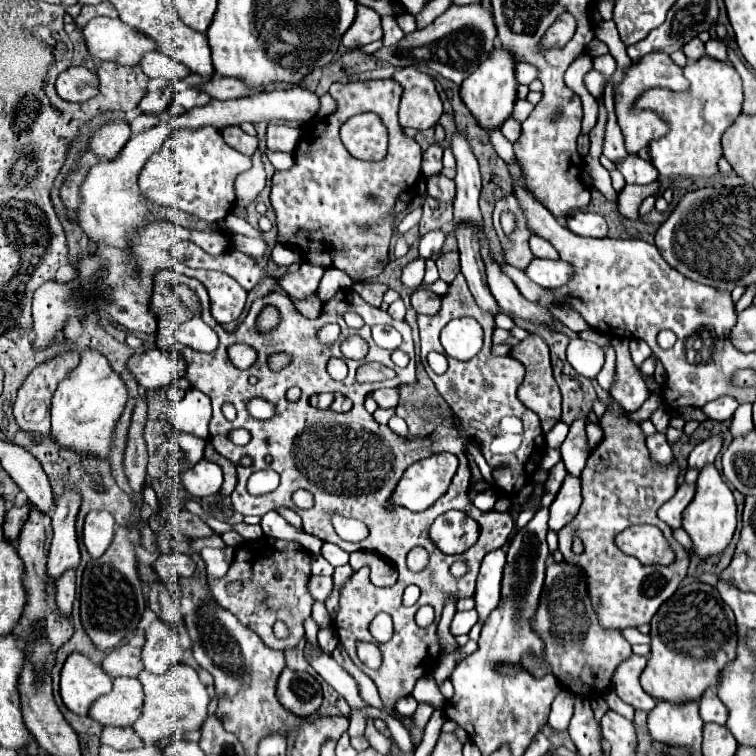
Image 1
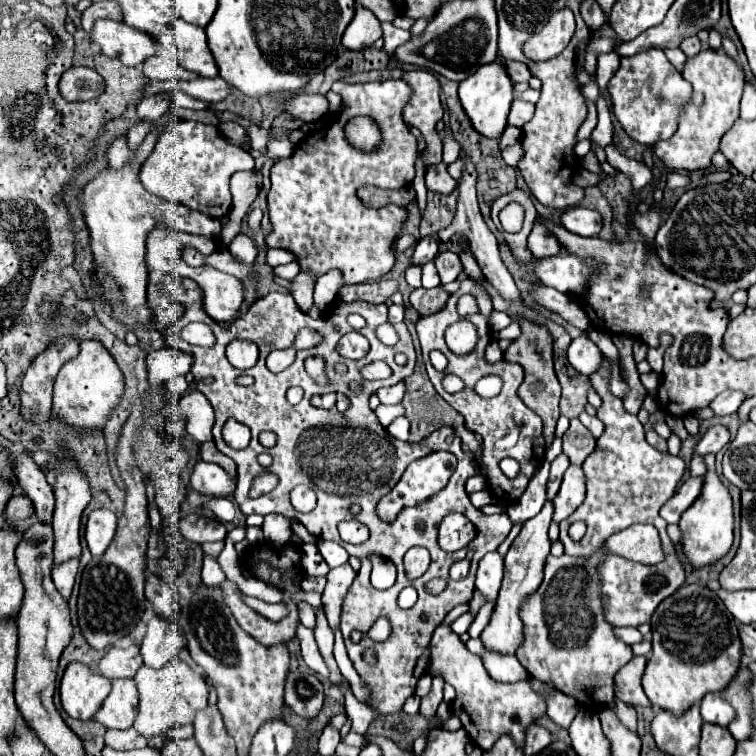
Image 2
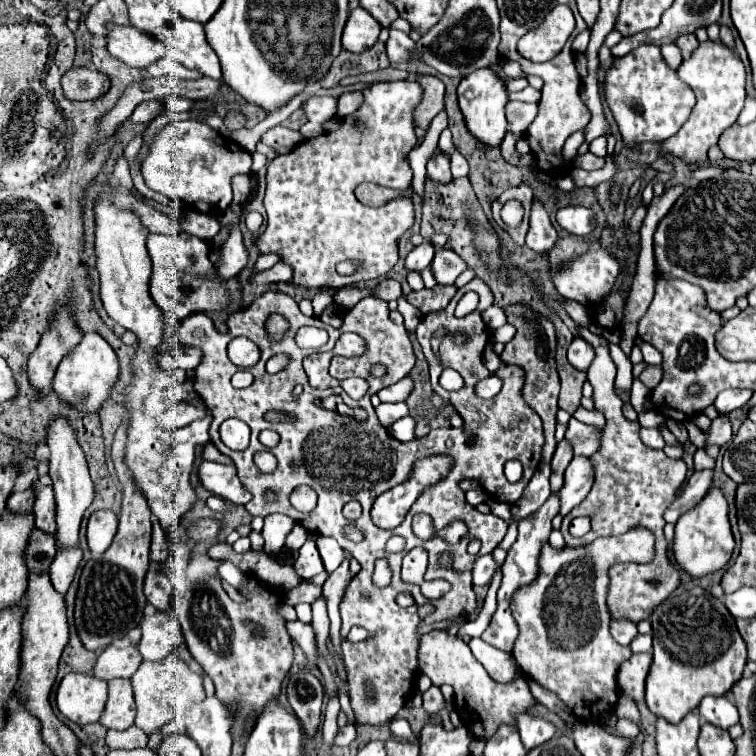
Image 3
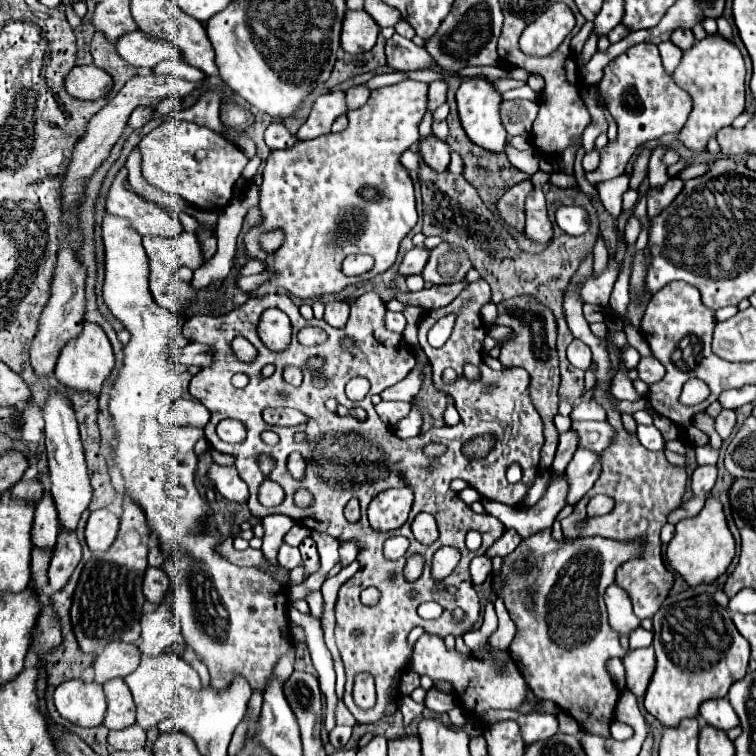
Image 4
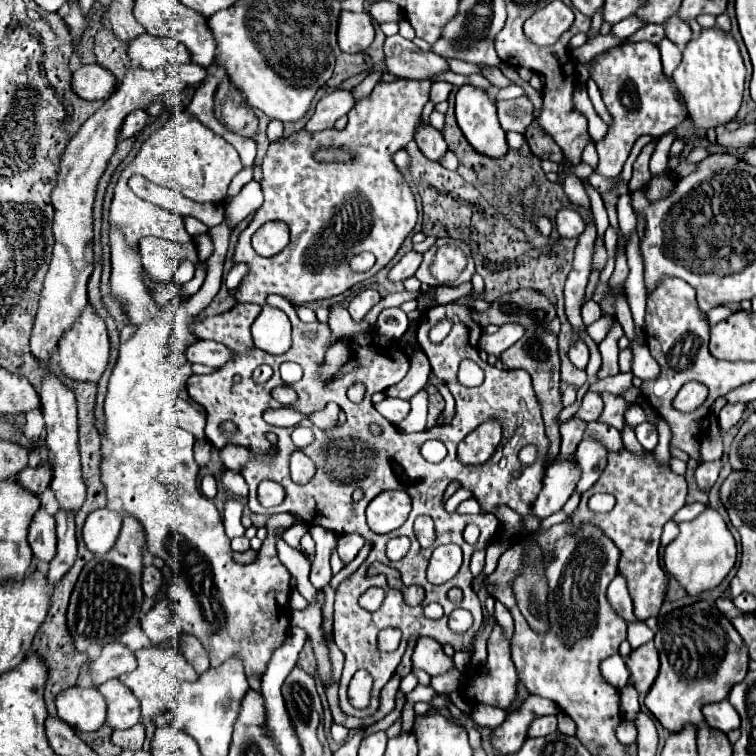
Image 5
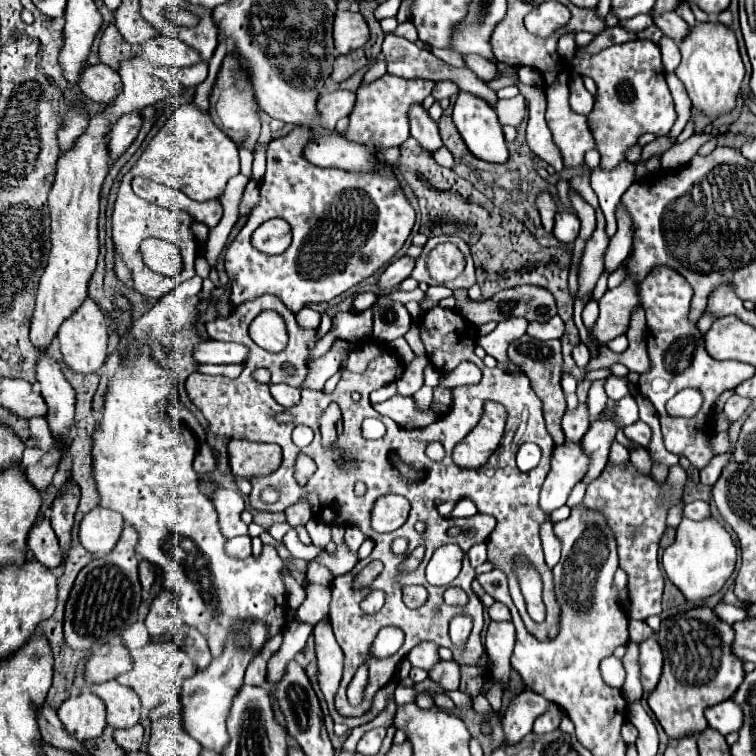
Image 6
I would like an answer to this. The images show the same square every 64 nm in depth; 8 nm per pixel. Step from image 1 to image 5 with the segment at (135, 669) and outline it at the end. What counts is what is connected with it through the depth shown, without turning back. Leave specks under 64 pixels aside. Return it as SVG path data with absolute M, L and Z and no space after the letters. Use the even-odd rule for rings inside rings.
M110 642L102 648L102 654L90 662L92 682L100 686L106 680L120 678L122 674L128 674L136 668L136 656L130 648L126 648L120 642Z

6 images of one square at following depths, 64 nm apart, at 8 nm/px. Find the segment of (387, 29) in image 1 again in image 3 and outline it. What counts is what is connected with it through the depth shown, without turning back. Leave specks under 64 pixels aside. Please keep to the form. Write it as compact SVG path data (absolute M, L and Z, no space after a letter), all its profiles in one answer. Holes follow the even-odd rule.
M388 28L388 34L390 34L390 38L386 42L386 52L388 52L390 62L410 60L408 50L414 48L414 40L406 32L396 30L396 28Z

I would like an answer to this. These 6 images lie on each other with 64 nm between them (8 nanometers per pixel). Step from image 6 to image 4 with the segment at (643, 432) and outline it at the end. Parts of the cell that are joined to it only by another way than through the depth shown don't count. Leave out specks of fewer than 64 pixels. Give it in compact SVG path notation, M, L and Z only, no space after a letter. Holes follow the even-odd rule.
M638 426L636 436L648 450L664 450L664 438L656 426Z

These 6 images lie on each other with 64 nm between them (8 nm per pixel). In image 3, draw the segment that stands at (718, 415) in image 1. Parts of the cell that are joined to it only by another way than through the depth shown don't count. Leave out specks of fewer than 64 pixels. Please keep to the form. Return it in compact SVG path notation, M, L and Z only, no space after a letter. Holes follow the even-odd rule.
M724 390L714 400L714 406L718 414L730 414L732 410L742 408L750 400L750 396L752 396L750 390Z

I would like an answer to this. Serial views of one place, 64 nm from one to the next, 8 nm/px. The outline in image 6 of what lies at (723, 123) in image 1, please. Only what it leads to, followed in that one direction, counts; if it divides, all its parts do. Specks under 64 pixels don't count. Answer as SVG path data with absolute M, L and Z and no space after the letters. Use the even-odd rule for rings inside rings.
M720 22L698 24L680 42L680 52L682 52L682 62L676 68L676 76L686 86L686 92L692 100L692 108L698 108L698 112L702 112L712 120L730 114L736 108L740 86L744 80L744 64L738 52L738 42L734 32L722 26Z

